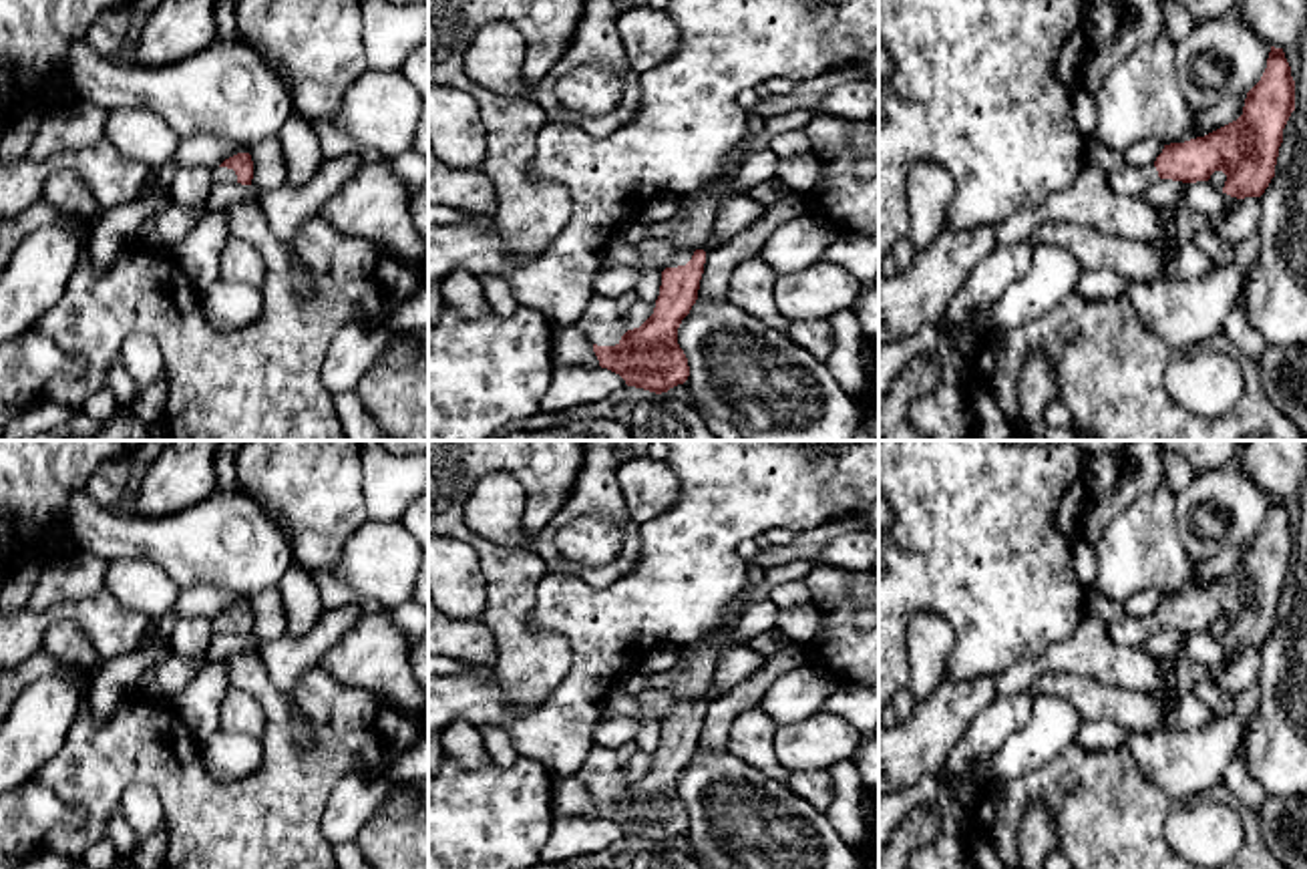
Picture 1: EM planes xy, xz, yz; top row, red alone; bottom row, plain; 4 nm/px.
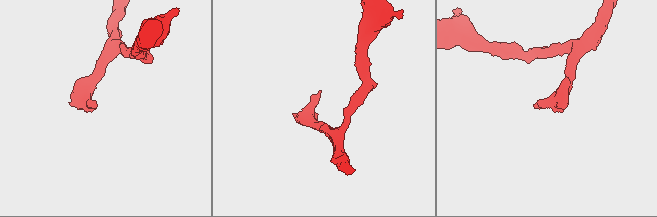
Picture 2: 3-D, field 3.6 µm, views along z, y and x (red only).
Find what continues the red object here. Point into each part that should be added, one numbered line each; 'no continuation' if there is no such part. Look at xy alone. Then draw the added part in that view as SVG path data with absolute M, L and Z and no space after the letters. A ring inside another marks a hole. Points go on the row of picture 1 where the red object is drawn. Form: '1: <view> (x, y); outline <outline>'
1: xy (222, 174); outline M217 167L211 171L211 181L213 183L237 183L237 175L233 169Z

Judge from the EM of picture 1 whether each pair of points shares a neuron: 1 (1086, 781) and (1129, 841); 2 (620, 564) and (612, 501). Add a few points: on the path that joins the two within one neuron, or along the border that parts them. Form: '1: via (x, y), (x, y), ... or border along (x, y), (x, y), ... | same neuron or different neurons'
1: via (1094, 795), (1114, 827) | same neuron
2: via (630, 548), (630, 526), (622, 517) | same neuron

